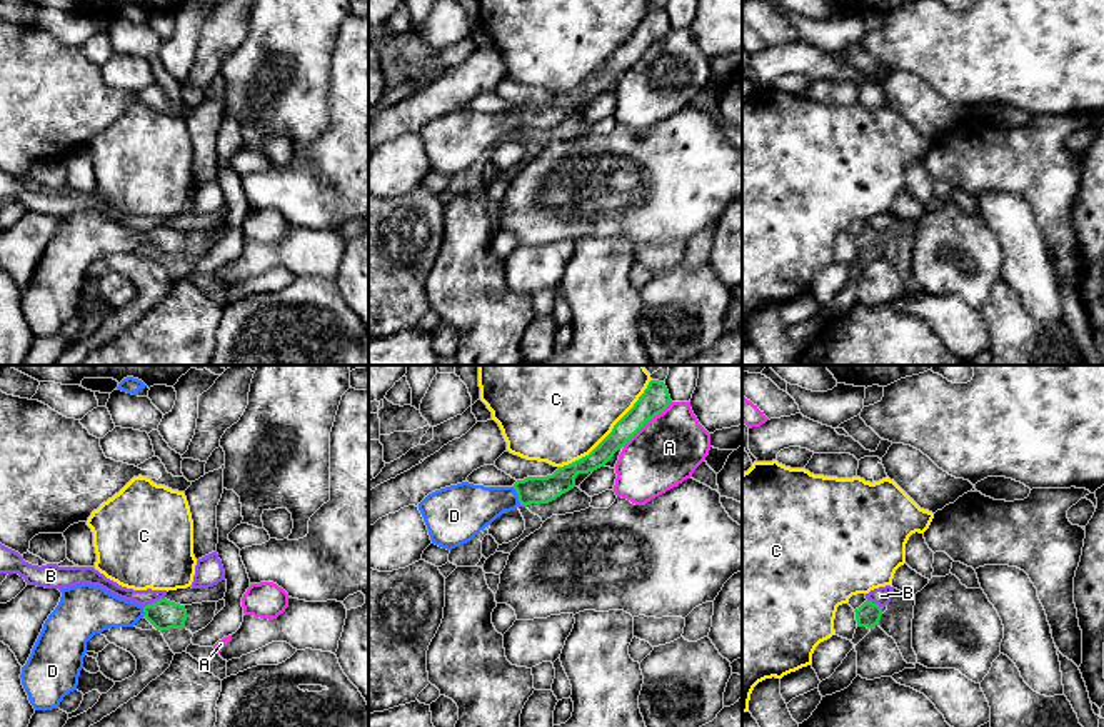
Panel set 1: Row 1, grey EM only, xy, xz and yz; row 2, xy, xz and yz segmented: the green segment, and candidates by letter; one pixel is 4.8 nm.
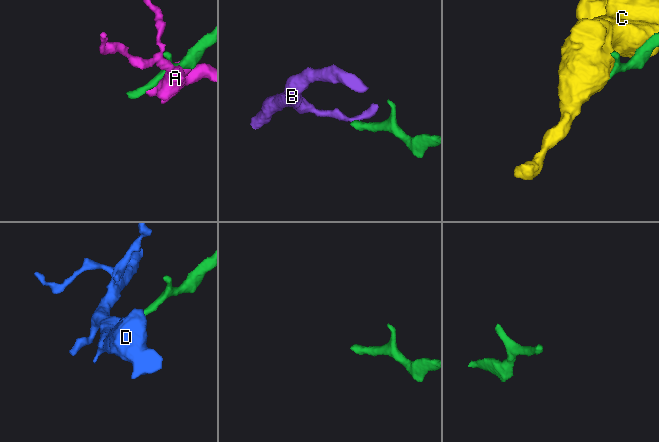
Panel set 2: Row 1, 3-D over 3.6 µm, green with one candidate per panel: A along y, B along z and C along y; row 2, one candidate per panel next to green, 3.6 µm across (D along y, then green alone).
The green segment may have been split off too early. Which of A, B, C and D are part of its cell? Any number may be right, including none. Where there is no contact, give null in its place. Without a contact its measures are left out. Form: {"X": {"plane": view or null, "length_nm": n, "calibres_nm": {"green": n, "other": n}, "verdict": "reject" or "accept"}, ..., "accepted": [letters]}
{"A": {"plane": "xz", "length_nm": 320, "calibres_nm": {"green": 140, "other": 320}, "verdict": "reject"}, "B": {"plane": "xy", "length_nm": 120, "calibres_nm": {"green": 140, "other": 80}, "verdict": "reject"}, "C": {"plane": "xz", "length_nm": 600, "calibres_nm": {"green": 140, "other": 480}, "verdict": "reject"}, "D": {"plane": "xz", "length_nm": 100, "calibres_nm": {"green": 130, "other": 240}, "verdict": "accept"}, "accepted": ["D"]}

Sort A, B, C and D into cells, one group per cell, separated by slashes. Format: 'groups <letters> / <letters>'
groups A / B / C / D

